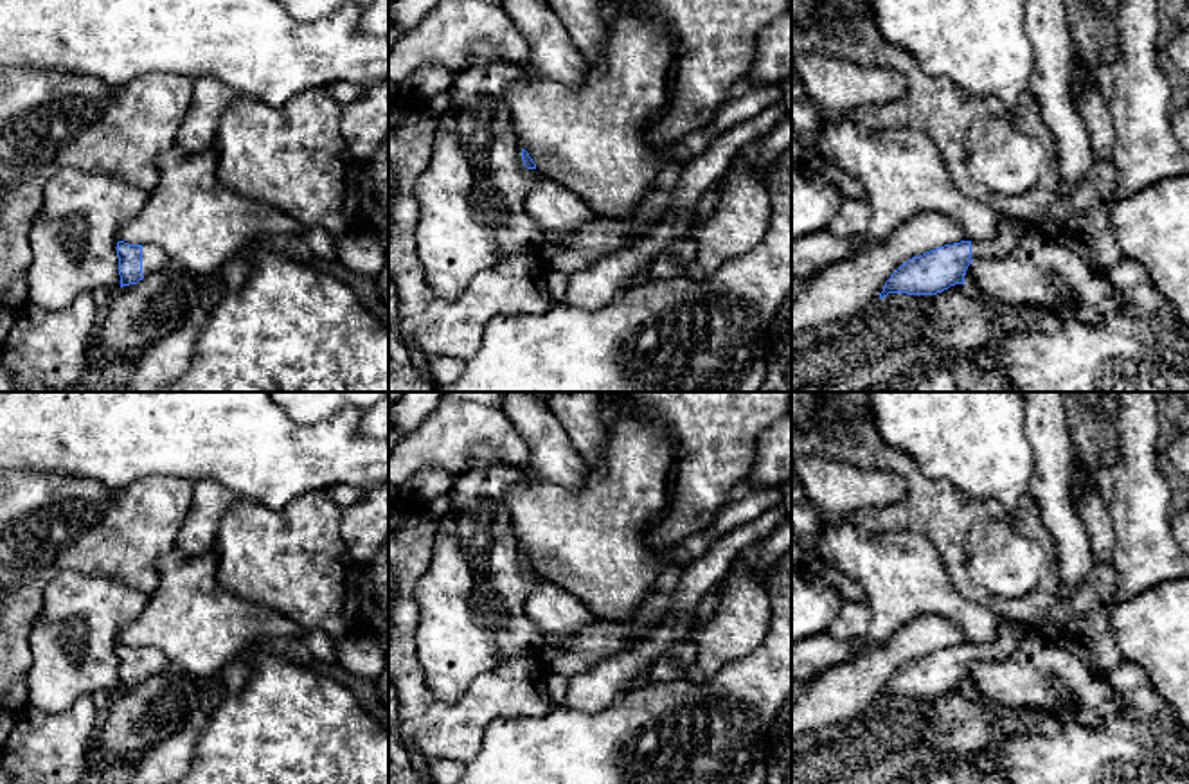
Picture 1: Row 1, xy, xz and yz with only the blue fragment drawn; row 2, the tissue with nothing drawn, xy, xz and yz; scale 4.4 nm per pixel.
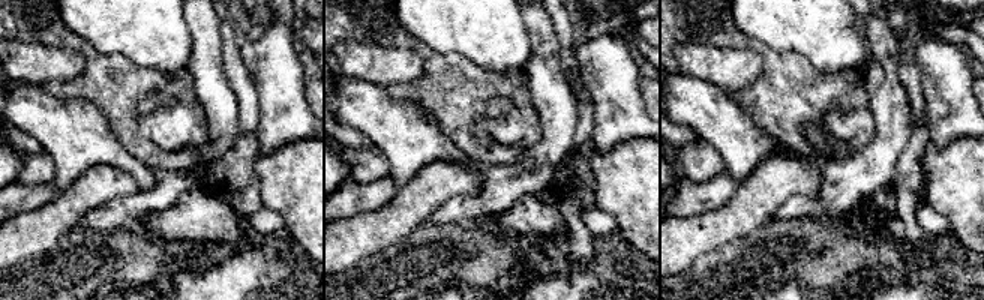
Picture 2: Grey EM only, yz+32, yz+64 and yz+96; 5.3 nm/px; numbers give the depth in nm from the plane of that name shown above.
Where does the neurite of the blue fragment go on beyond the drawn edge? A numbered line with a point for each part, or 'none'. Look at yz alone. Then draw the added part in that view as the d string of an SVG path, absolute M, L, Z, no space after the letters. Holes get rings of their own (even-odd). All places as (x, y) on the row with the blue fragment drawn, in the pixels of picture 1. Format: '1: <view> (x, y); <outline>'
1: yz (1010, 232); M1009 216L1006 221L1000 223L995 241L971 241L971 259L979 261L997 255L1007 255L1020 243L1022 236L1033 228L1033 225Z

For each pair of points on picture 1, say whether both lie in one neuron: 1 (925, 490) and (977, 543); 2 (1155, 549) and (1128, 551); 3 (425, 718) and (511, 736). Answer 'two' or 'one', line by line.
1: one
2: one
3: two

